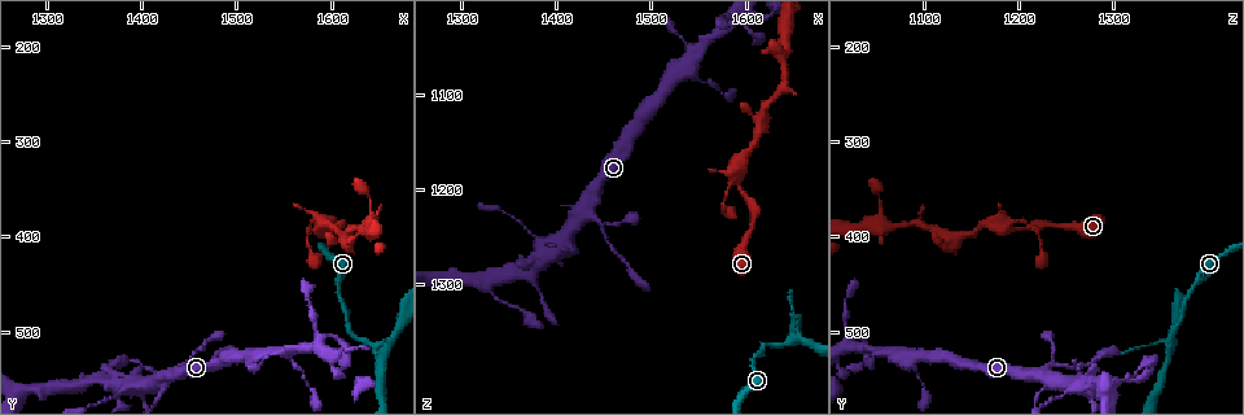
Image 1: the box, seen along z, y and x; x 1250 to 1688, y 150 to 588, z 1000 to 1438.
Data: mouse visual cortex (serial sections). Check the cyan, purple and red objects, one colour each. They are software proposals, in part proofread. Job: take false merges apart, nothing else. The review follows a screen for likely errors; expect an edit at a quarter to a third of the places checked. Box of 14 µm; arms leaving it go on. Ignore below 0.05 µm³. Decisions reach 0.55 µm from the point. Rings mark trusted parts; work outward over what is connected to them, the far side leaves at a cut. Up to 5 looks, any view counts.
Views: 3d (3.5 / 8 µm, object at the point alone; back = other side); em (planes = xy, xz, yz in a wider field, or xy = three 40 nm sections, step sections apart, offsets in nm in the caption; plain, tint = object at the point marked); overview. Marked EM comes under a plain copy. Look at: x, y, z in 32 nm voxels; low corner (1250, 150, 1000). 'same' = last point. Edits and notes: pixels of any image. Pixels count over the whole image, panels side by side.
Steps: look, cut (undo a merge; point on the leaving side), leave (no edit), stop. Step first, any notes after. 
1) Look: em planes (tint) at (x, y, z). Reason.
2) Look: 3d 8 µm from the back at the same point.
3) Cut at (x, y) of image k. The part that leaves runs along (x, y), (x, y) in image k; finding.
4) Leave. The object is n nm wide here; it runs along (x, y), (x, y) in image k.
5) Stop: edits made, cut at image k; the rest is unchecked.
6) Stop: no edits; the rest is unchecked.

Look: 3d 3.5 µm at (1650, 515, 1360).

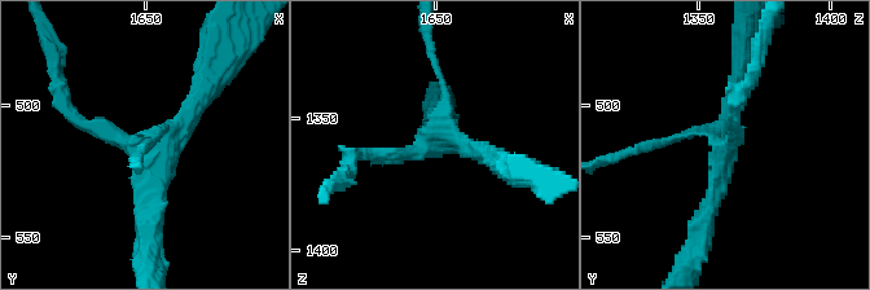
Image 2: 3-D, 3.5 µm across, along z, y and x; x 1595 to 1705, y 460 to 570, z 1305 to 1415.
Look: em xy step 1 (tint) at (1650, 519, 1359). Shape alone is not enough.

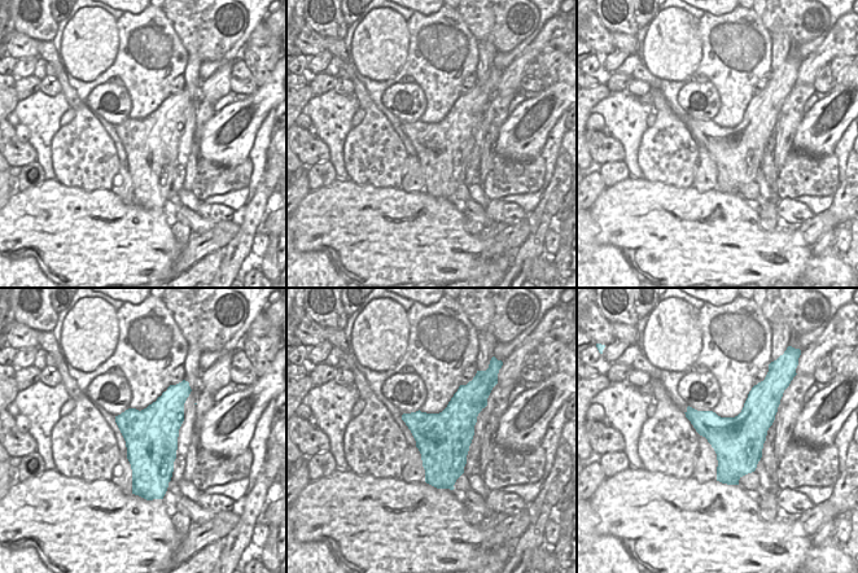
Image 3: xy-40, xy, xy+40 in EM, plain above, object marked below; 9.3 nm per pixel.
Leave. It runs along (73, 118), (159, 153), (200, 97) in image 2; all the same cell.

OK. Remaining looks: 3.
Look: 3d 3.5 µm at (1440, 535, 1235). Thin arm on a thick one.

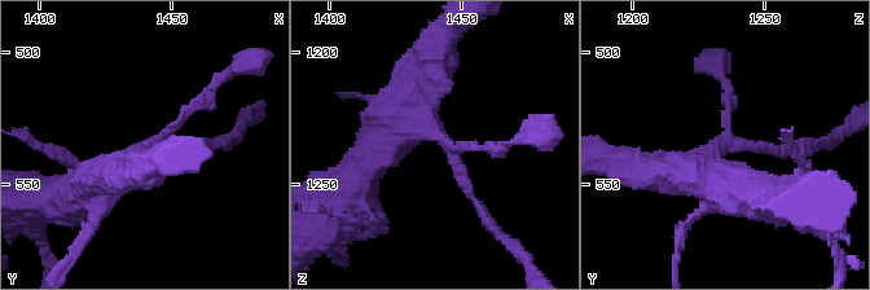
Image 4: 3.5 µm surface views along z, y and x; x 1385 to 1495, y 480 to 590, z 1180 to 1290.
Look: em xy step 5 (tint) at (1444, 535, 1236). 3 arms meet here; the arms are 150, 150, 400 nm wide.

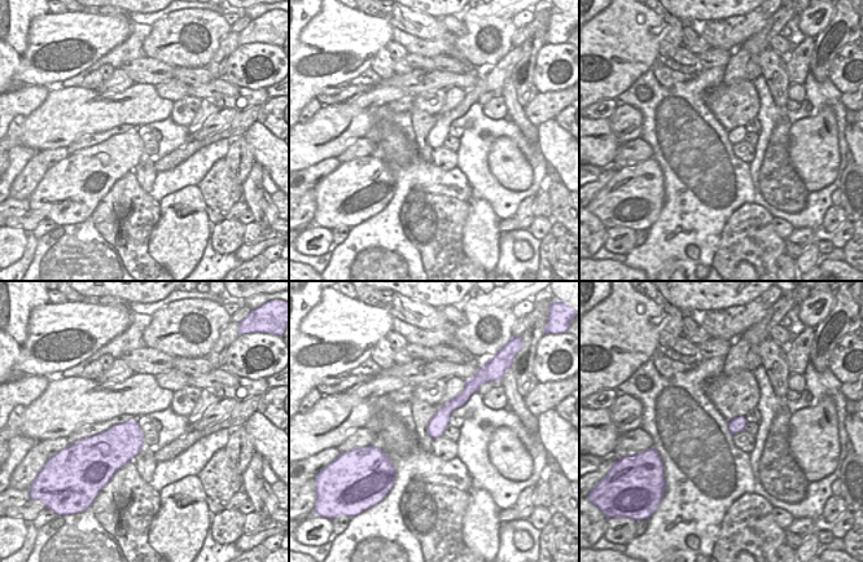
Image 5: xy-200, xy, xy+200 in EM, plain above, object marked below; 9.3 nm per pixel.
Look: em xy step 1 (tint) at the same point.

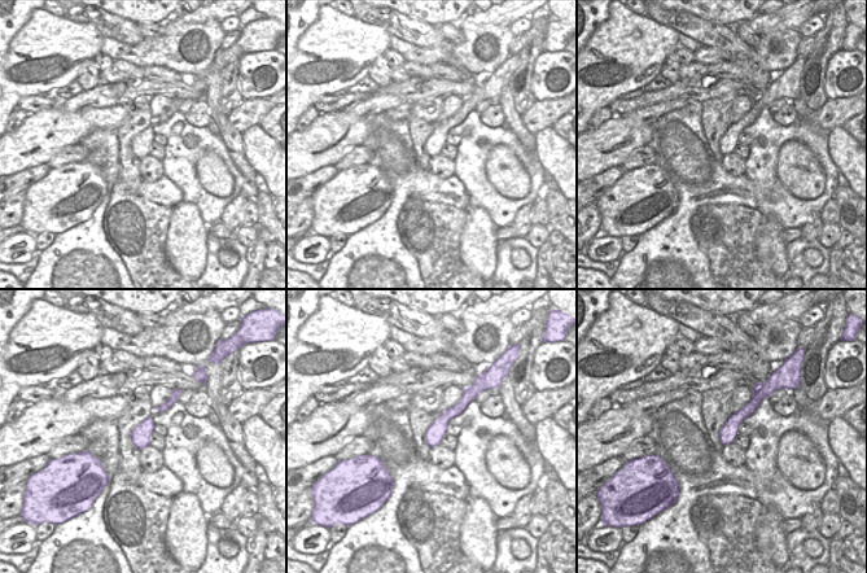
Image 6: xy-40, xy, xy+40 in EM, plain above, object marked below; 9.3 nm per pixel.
Leave. It runs along (418, 83), (405, 100), (453, 153), (486, 216) in image 4; all the same cell.

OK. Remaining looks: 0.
Stop: no edits; the rest is unchecked.

